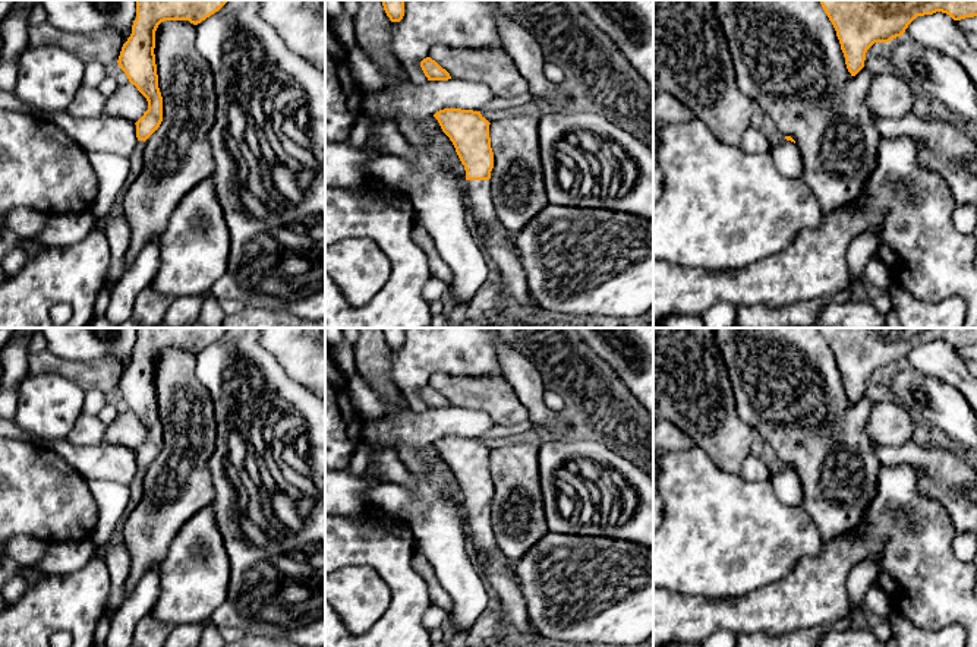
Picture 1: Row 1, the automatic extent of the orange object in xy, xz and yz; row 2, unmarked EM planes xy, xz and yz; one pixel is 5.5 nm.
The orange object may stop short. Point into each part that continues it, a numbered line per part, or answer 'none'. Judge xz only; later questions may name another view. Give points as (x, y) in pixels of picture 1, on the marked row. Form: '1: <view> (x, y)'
1: xz (511, 281)

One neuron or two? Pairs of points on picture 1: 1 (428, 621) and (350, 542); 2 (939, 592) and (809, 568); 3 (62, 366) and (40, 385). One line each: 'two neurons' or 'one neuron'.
1: two neurons
2: one neuron
3: two neurons

